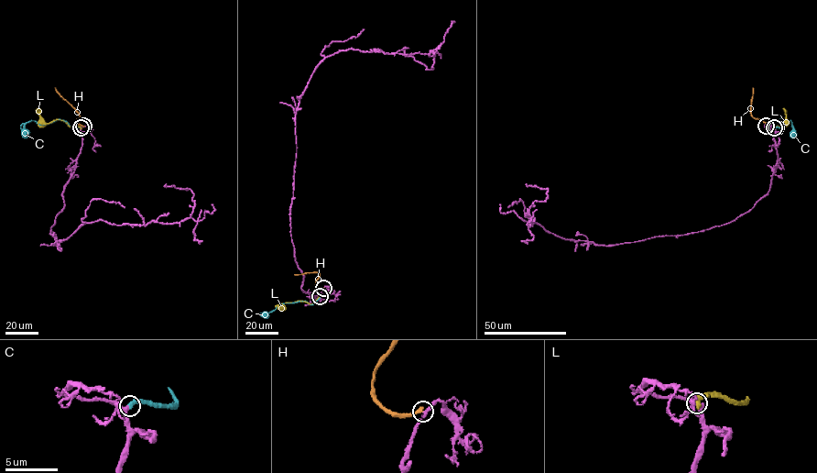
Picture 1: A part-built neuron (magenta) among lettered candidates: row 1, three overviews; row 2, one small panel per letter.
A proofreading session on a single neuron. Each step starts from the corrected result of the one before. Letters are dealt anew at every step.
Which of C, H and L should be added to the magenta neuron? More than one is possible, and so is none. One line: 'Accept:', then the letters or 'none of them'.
Accept: C

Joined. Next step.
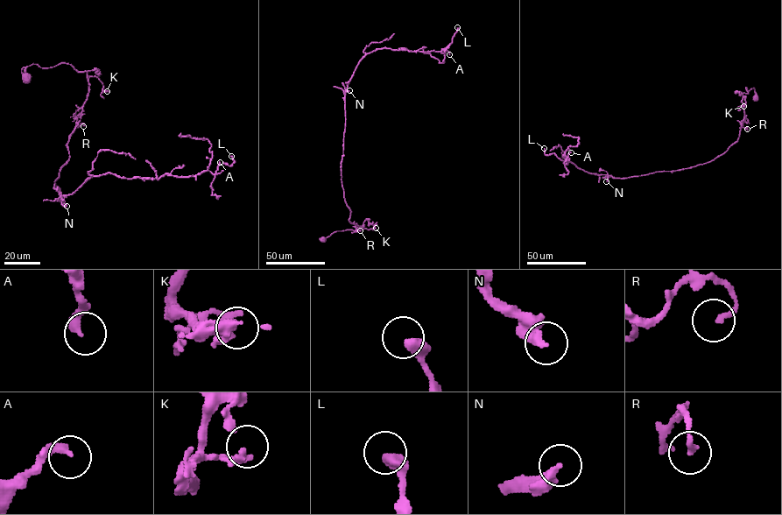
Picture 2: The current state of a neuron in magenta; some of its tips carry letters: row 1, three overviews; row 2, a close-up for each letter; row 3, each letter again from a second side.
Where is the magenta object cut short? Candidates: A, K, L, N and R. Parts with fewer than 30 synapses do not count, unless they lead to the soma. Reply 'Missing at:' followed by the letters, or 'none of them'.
Missing at: none of them

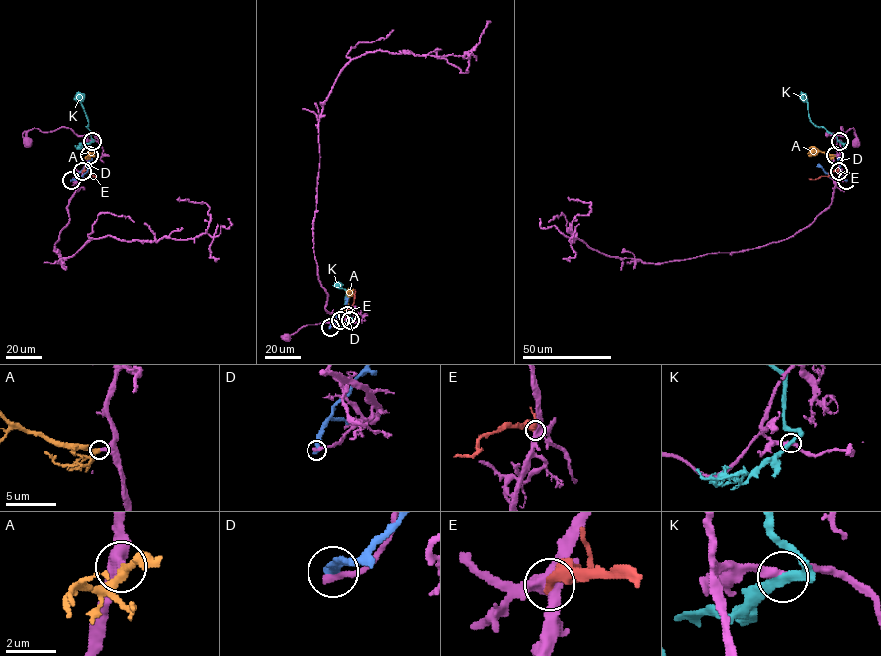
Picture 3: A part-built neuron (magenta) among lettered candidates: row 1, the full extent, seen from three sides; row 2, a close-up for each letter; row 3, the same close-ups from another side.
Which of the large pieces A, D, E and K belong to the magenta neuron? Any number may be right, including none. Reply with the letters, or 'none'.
A

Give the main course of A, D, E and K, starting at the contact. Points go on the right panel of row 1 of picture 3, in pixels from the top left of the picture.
A: (834, 155), (820, 151), (814, 155), (807, 154)
D: (846, 180), (830, 177), (816, 166)
E: (838, 171), (809, 179)
K: (839, 141), (835, 135), (811, 122), (806, 98), (801, 92)

